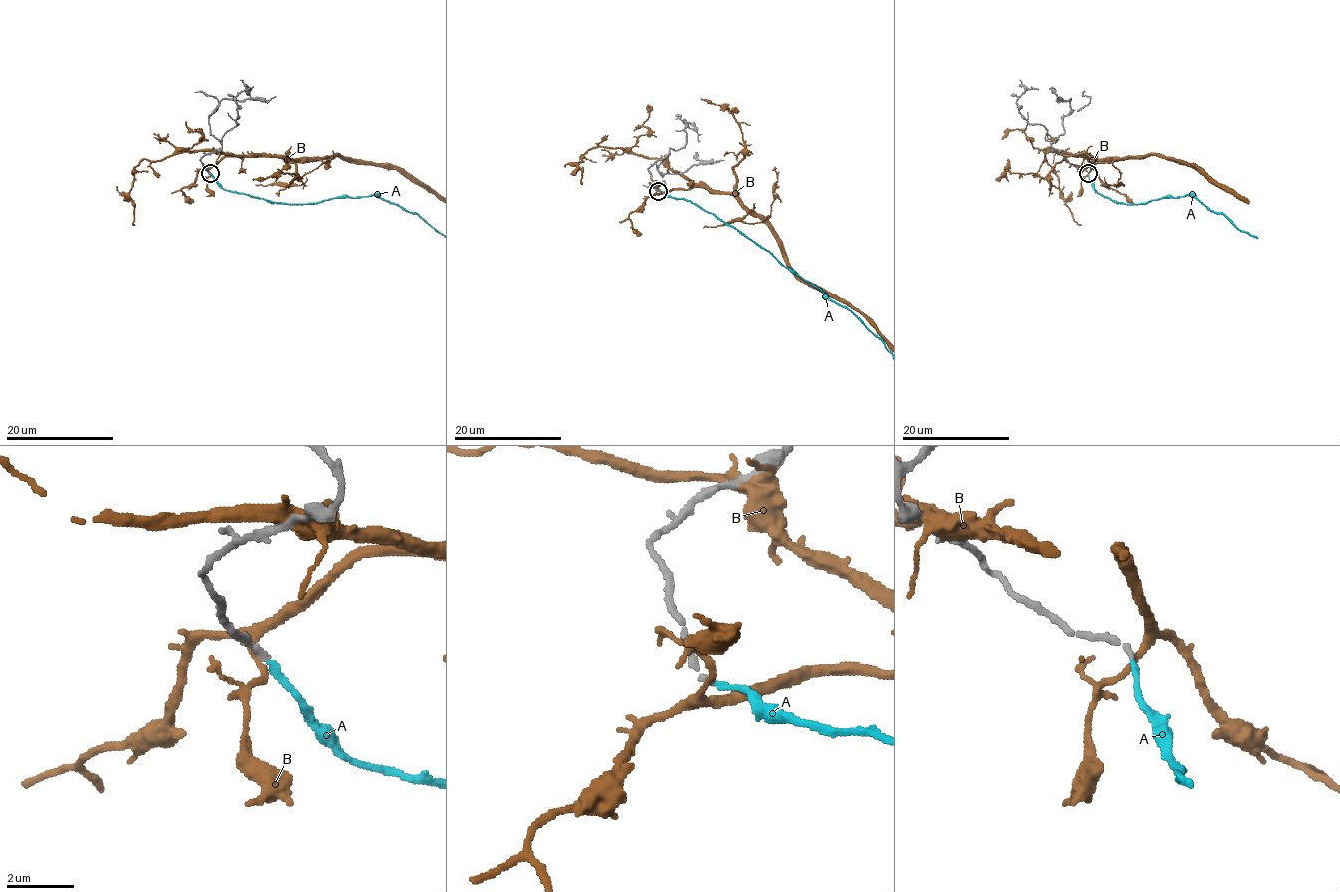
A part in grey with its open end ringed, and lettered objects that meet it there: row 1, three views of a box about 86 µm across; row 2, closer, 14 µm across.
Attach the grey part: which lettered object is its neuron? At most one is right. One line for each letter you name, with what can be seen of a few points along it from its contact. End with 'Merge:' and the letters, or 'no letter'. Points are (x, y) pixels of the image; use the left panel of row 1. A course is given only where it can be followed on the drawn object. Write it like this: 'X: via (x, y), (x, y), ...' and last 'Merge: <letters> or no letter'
Merge: A

